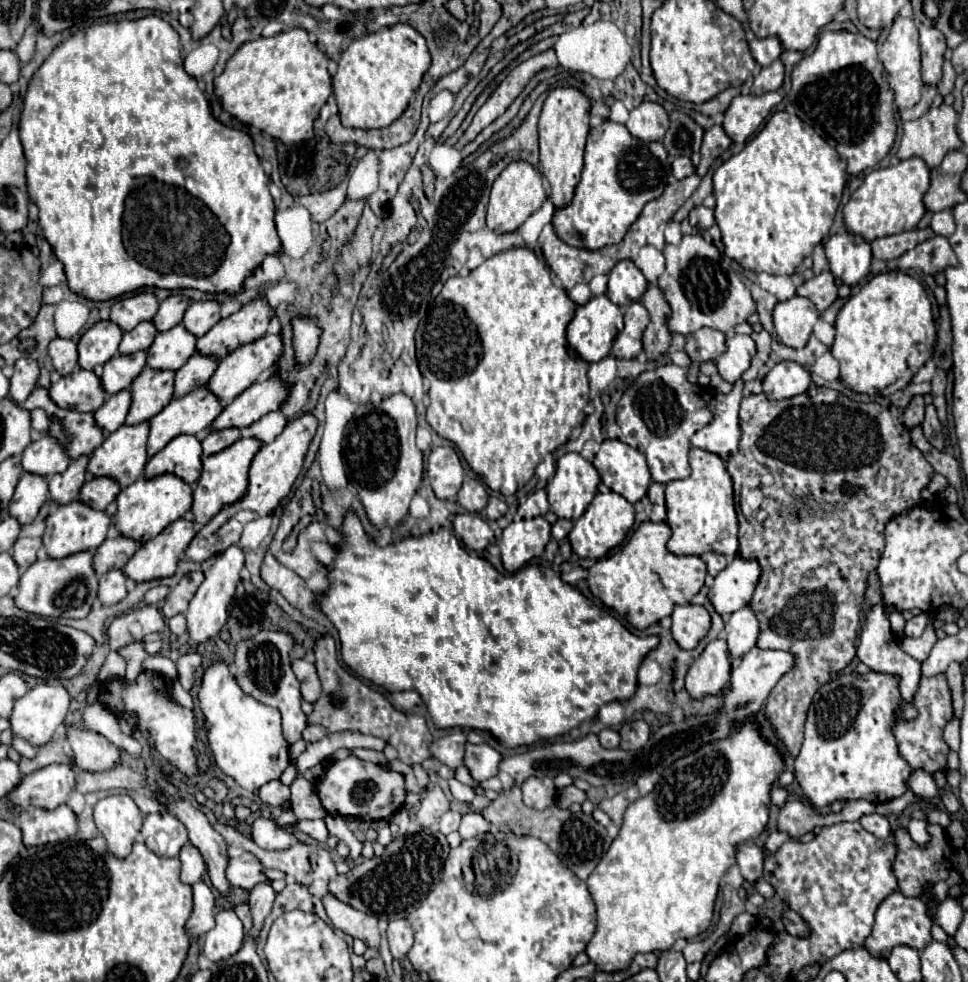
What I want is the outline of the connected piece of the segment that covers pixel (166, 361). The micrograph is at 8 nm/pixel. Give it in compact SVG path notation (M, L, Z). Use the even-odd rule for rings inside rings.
M176 325L170 331L158 333L154 343L148 349L148 367L156 371L178 371L188 357L196 351L196 337L184 329L184 325Z

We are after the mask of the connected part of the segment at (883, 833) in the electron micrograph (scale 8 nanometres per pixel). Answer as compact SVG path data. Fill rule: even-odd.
M870 813L860 817L860 825L870 831L872 835L876 835L878 839L888 839L890 837L890 823L886 817L878 815L878 813Z

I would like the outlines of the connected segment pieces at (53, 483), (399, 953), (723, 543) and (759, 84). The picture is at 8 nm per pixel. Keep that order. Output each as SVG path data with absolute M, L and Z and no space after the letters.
M80 457L70 461L64 473L52 475L48 479L50 499L58 505L72 503L72 499L78 499L78 493L86 481L86 467L88 467L88 457Z
M392 919L388 925L388 943L390 943L390 951L396 959L402 959L412 943L414 943L414 935L412 935L412 925L408 923L408 919Z
M690 449L692 473L686 479L670 481L666 485L666 523L672 529L668 551L674 555L704 555L708 551L726 555L728 559L738 553L738 519L734 509L732 479L724 461L704 449Z
M776 59L772 65L760 69L758 77L752 83L752 95L762 95L768 91L778 91L782 87L782 79L784 79L784 65L780 59Z

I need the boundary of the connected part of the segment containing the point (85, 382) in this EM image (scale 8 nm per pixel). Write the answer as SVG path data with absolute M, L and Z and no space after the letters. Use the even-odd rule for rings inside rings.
M76 369L62 377L50 389L50 399L62 409L74 409L82 413L94 413L104 401L106 393L102 389L100 377L94 371Z

